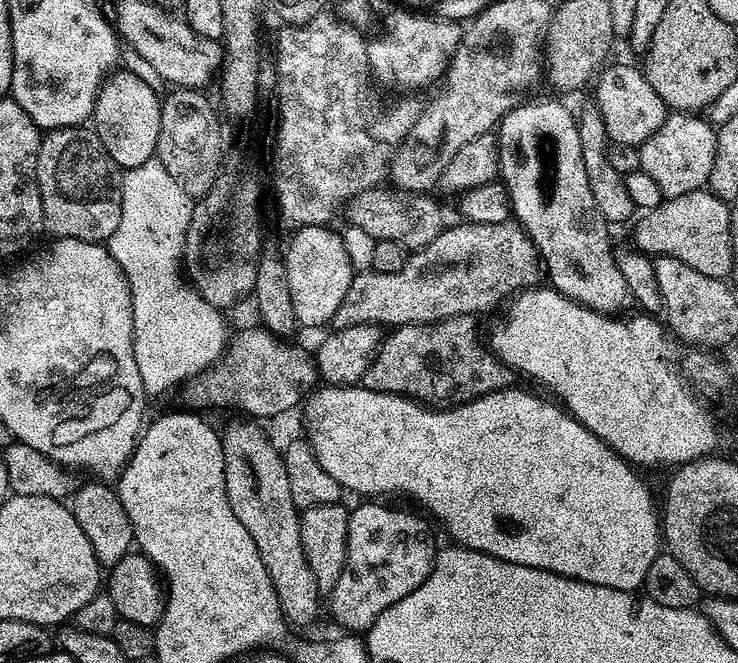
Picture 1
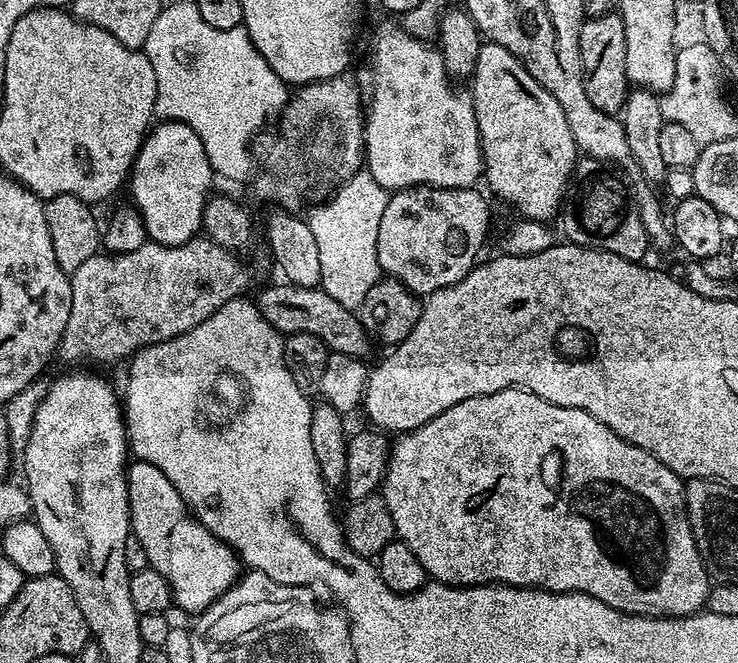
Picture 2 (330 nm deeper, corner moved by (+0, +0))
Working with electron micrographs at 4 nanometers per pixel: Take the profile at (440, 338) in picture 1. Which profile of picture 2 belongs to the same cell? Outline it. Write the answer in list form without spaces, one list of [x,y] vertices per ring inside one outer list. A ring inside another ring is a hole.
[[[287,282],[272,284],[260,292],[258,307],[266,322],[274,326],[277,332],[305,332],[314,334],[332,352],[341,352],[347,356],[367,357],[367,352],[374,347],[363,326],[360,324],[359,315],[353,309],[346,308],[344,301],[324,292],[323,287],[299,288]]]

